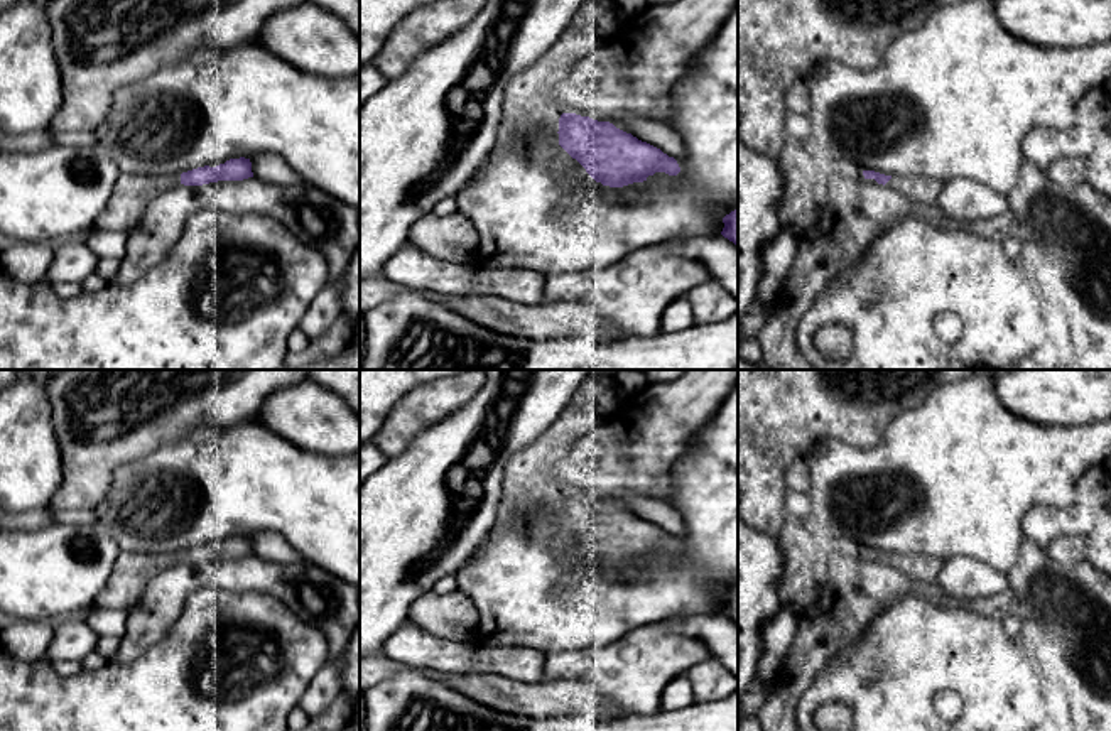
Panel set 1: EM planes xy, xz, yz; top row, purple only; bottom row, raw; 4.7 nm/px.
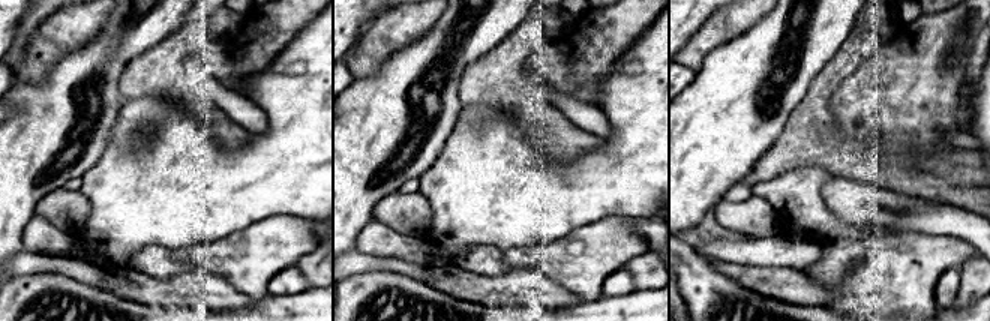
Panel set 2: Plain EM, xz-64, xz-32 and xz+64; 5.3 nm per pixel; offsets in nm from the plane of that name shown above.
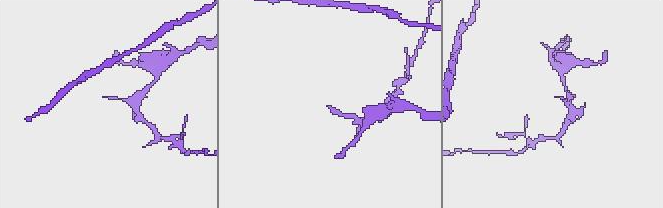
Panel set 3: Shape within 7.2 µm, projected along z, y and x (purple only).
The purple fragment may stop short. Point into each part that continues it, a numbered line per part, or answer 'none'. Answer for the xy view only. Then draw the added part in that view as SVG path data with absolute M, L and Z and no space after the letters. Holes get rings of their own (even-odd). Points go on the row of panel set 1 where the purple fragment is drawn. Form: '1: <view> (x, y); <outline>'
1: xy (132, 194); M122 172L108 206L98 218L100 228L128 231L142 219L154 198L179 184L181 174L133 176Z

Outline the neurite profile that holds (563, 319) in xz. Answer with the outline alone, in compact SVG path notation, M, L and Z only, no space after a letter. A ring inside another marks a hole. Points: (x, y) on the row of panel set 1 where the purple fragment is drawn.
M458 295L441 302L441 306L485 329L512 338L542 341L591 336L604 343L626 338L623 331L588 304L522 304L496 295Z

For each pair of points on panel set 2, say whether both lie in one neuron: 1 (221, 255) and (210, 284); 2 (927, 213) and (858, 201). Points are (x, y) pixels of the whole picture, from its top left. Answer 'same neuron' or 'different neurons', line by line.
1: different neurons
2: same neuron

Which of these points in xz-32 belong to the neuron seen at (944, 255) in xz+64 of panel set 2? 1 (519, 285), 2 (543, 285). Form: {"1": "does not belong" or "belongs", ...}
{"1": "does not belong", "2": "does not belong"}

